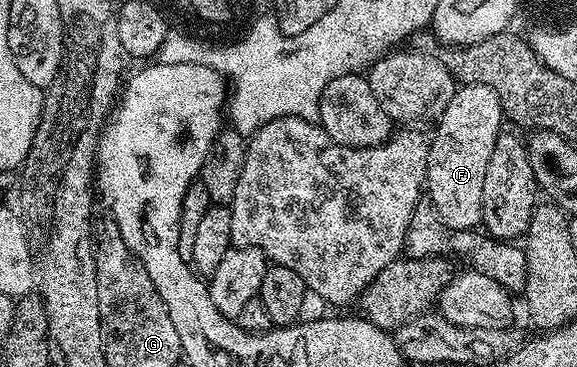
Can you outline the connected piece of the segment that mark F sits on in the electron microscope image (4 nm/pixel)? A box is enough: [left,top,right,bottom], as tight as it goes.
[425,82,504,230]

